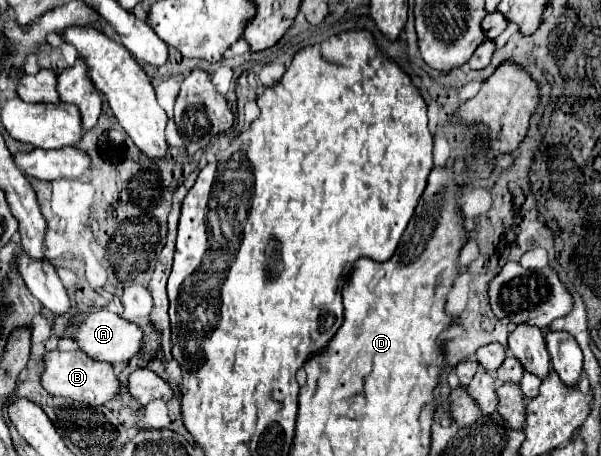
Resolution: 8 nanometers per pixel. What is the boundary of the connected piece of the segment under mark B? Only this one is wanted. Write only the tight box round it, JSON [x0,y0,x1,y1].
[41,350,119,404]

